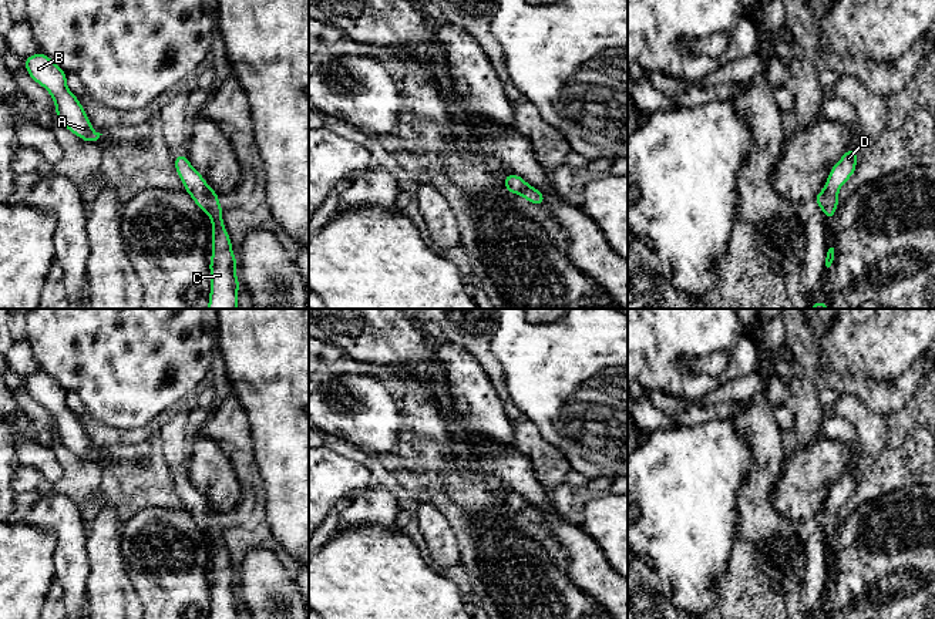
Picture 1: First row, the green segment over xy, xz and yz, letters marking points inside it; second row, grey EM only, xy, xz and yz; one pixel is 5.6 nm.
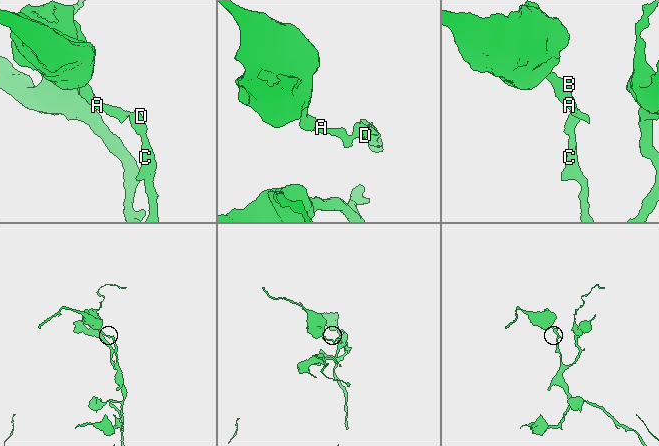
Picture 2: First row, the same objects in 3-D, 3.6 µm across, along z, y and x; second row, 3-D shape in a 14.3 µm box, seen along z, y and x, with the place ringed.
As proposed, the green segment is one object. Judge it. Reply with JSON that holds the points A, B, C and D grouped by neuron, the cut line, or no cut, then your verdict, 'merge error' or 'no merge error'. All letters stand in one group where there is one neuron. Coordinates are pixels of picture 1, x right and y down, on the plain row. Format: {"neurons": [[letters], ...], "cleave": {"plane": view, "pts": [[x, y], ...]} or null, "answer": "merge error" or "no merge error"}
{"neurons": [["A", "B"], ["C", "D"]], "cleave": {"plane": "xy", "pts": [[208, 505], [207, 527], [204, 530]]}, "answer": "merge error"}

